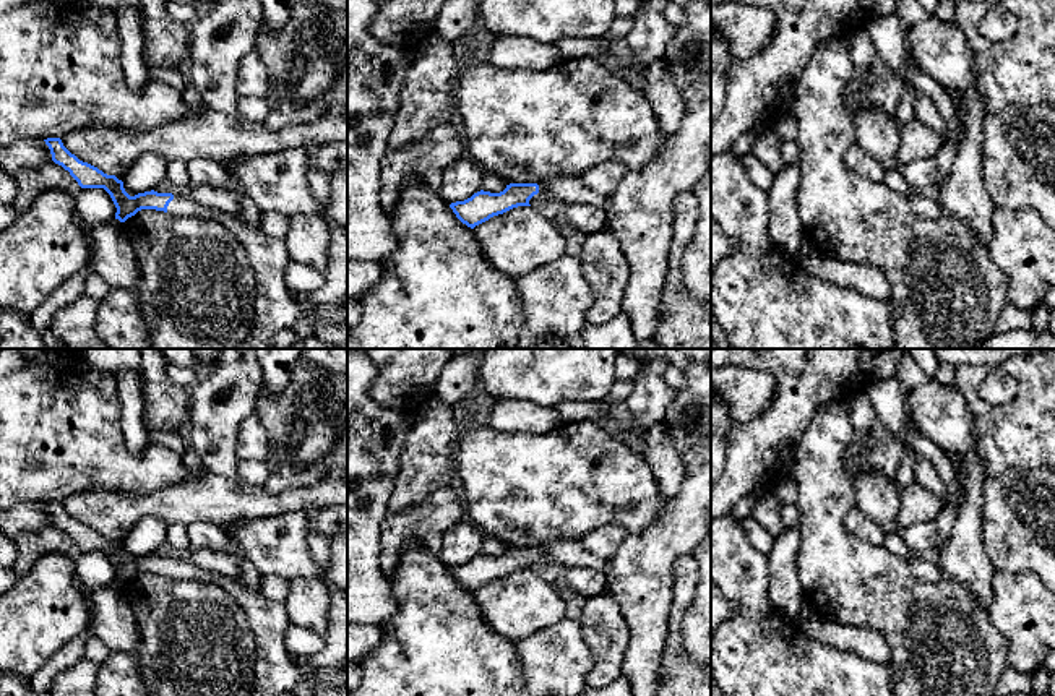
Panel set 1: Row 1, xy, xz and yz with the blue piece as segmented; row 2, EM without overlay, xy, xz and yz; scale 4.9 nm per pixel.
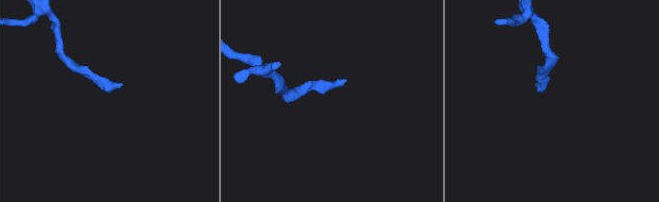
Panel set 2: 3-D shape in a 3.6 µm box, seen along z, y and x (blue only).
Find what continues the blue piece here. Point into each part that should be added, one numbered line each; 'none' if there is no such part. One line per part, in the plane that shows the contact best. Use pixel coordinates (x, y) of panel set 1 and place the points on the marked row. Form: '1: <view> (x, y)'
1: xz (544, 193)

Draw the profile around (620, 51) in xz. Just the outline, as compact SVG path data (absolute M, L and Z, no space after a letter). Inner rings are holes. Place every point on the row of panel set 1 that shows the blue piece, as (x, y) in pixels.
M562 37L555 42L562 57L566 58L594 58L599 54L612 55L618 67L627 73L646 73L648 65L638 62L627 39L605 42L599 39Z

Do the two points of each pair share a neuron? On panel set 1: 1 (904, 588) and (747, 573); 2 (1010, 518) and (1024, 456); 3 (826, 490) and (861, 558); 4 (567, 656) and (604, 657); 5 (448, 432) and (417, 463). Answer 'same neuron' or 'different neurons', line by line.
1: different neurons
2: different neurons
3: same neuron
4: different neurons
5: same neuron

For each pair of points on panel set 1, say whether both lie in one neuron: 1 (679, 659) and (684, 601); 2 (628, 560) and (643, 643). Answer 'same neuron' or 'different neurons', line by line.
1: same neuron
2: same neuron

